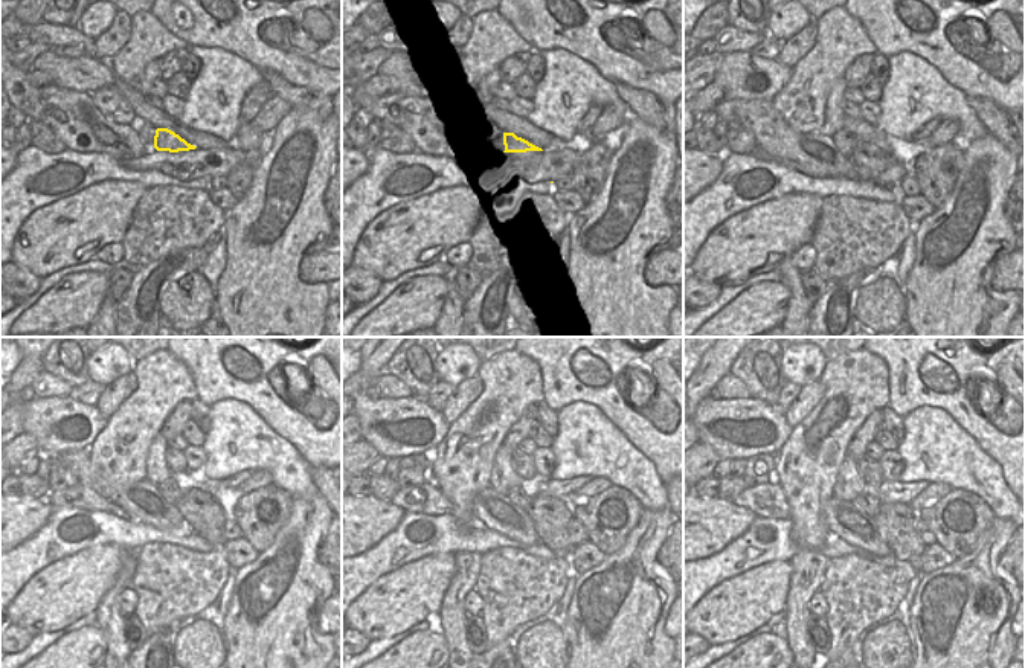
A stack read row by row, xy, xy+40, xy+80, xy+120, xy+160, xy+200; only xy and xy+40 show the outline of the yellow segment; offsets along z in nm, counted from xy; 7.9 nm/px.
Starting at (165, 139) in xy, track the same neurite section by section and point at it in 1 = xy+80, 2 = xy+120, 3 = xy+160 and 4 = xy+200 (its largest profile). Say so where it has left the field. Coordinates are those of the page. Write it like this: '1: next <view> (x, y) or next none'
1: next xy+80 (888, 171)
2: next xy+120 (200, 508)
3: next xy+160 (551, 517)
4: next xy+200 (894, 522)

